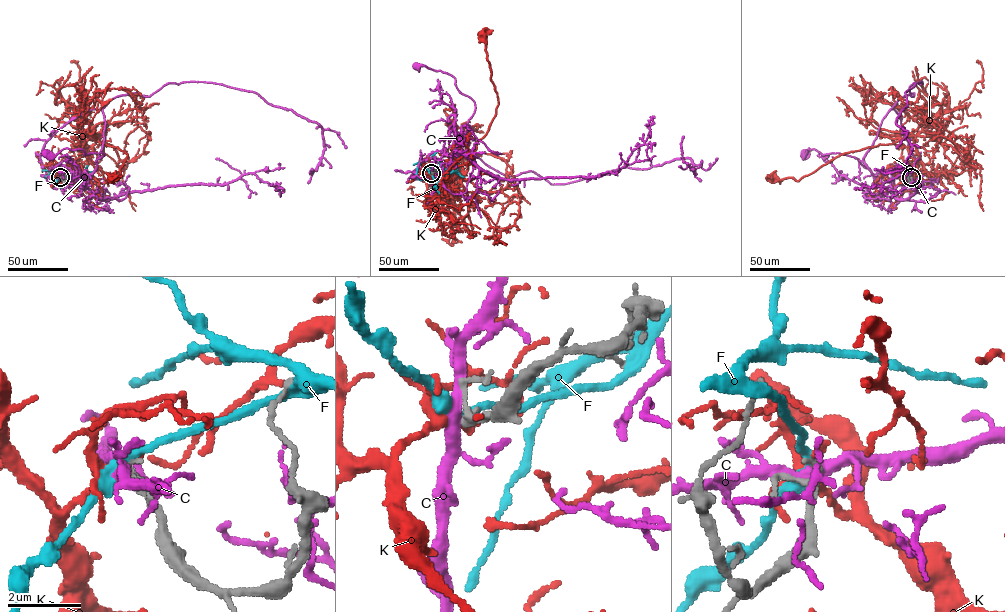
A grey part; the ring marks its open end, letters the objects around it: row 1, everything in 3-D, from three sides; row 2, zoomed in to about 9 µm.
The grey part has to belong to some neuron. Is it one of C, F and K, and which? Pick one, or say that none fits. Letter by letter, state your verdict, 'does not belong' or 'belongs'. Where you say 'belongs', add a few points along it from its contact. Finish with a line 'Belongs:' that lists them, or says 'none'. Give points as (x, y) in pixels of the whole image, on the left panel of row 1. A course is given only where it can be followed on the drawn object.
C: does not belong
F: does not belong
K: does not belong
Belongs: none

